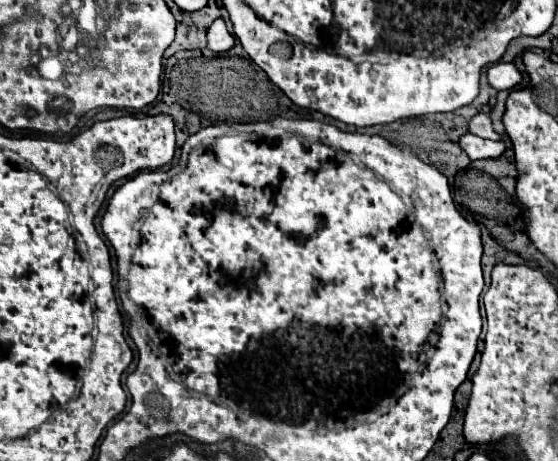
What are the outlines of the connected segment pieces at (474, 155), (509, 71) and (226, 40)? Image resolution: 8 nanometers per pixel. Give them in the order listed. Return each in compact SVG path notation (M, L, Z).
M465 133L459 137L459 147L469 155L469 159L487 159L501 155L505 151L505 145L501 141L491 141L491 139L481 139L473 133Z
M495 63L487 69L487 81L493 89L513 89L521 81L521 73L513 63Z
M217 17L211 25L209 25L209 29L207 29L207 47L211 49L211 51L227 51L227 49L231 49L233 47L233 35L227 31L227 25L225 25L225 21L221 19L221 17Z

